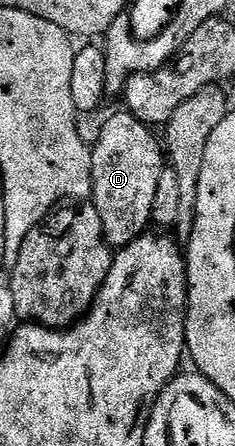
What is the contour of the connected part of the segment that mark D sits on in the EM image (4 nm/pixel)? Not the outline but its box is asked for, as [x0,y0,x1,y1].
[91,110,167,246]

